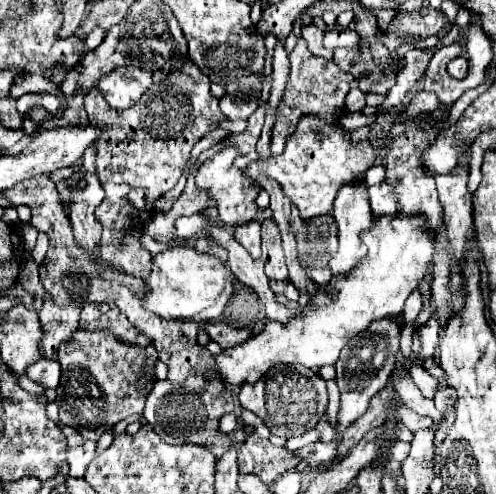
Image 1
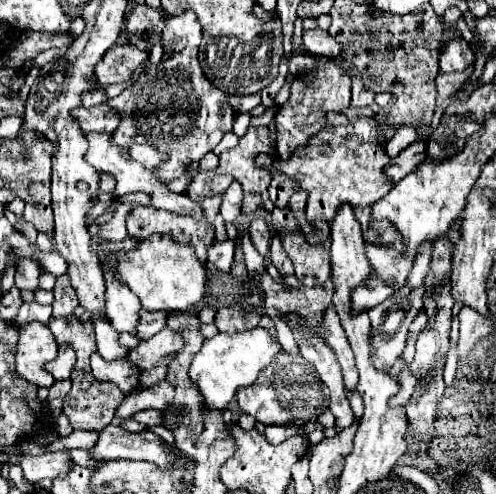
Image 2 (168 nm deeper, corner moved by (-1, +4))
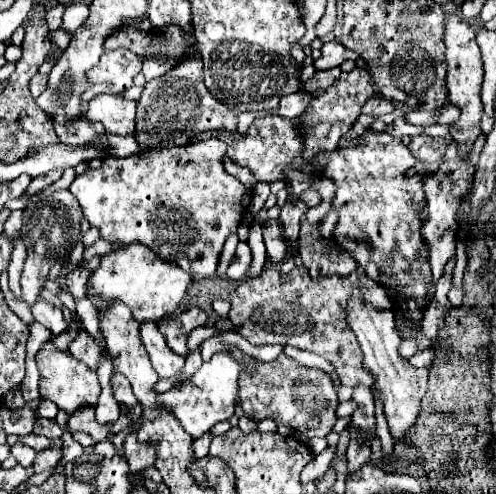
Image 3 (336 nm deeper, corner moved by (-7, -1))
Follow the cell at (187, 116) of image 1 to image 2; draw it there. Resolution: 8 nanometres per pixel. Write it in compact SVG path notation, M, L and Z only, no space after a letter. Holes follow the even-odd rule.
M191 10L165 16L167 22L161 30L161 40L167 58L149 66L121 96L107 102L121 112L121 126L113 132L113 142L125 148L131 144L153 144L155 150L165 150L165 154L169 154L169 158L165 158L155 170L157 178L163 182L179 178L189 158L201 160L211 152L221 142L223 134L233 130L235 120L235 110L221 90L189 90L189 82L207 82L197 58L203 36L197 16Z

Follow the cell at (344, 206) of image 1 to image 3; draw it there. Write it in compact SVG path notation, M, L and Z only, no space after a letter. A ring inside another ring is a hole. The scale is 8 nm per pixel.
M355 287L351 299L347 301L347 323L357 335L359 347L363 351L363 369L367 369L367 373L375 377L371 391L373 391L373 397L383 403L383 413L387 417L391 437L395 441L401 441L407 437L407 433L411 431L411 427L415 425L419 417L421 399L427 391L427 377L429 377L430 369L415 369L405 357L401 357L399 353L401 337L395 331L393 313L389 309L379 311L377 307L371 307L371 303L363 299L361 287Z

